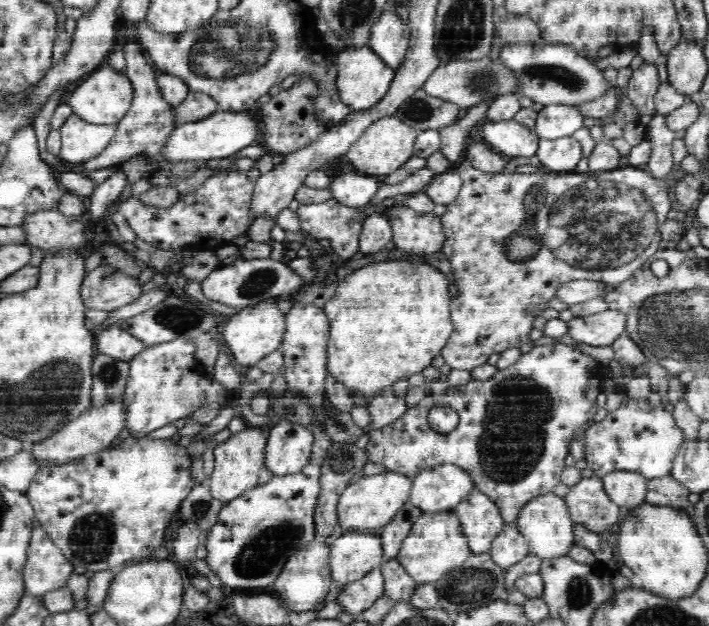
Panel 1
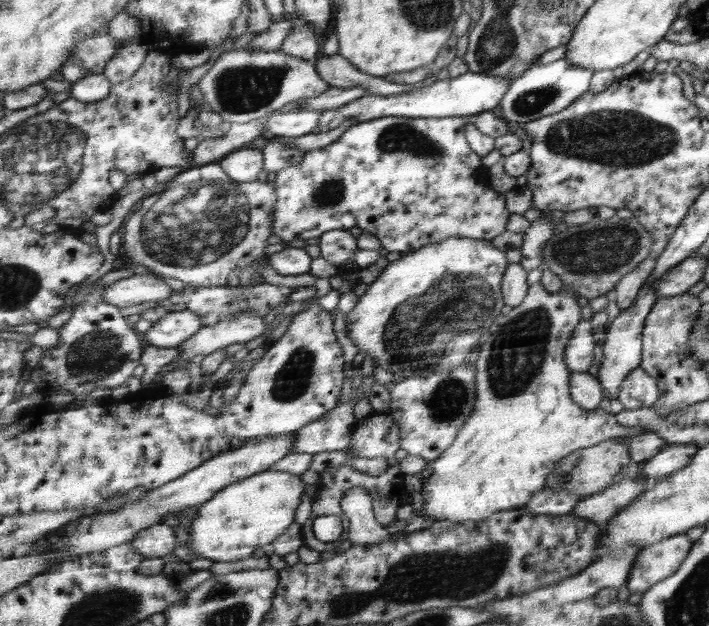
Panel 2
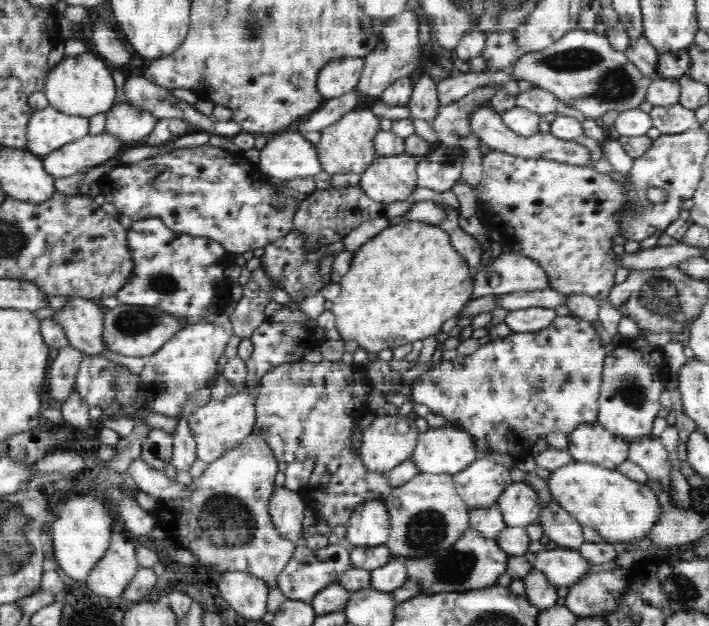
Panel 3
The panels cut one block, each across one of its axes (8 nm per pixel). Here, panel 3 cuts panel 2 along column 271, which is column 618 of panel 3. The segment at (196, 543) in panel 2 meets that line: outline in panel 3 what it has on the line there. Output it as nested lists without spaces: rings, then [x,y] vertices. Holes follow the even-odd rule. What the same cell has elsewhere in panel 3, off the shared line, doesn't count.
[[[572,460],[570,464],[550,472],[546,481],[553,500],[580,525],[593,528],[607,542],[632,544],[644,540],[659,522],[660,504],[654,489],[630,480],[618,469]]]

